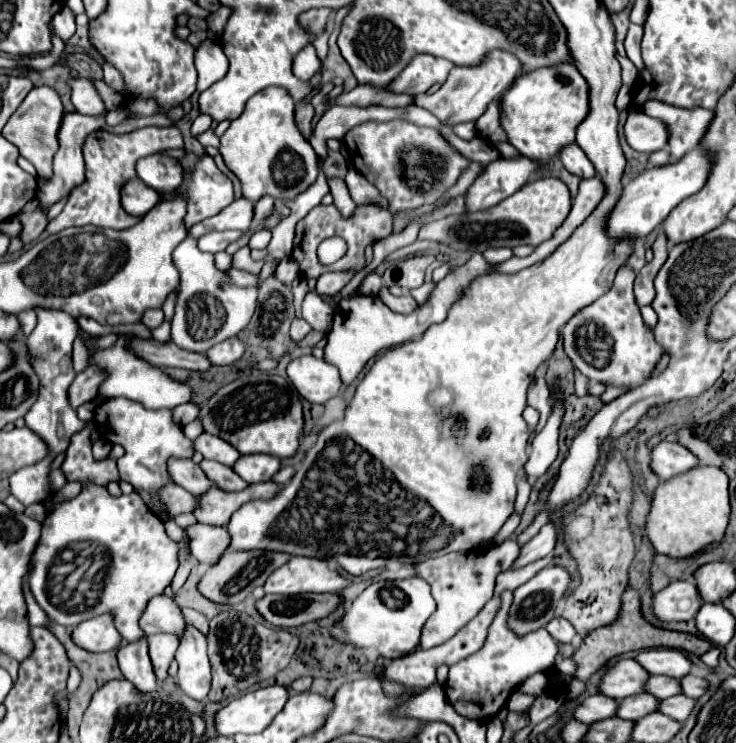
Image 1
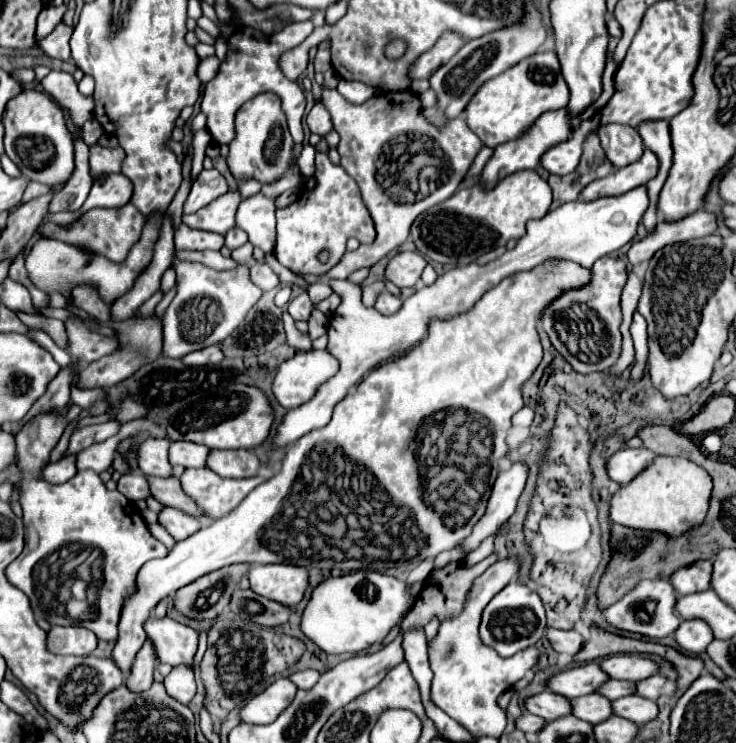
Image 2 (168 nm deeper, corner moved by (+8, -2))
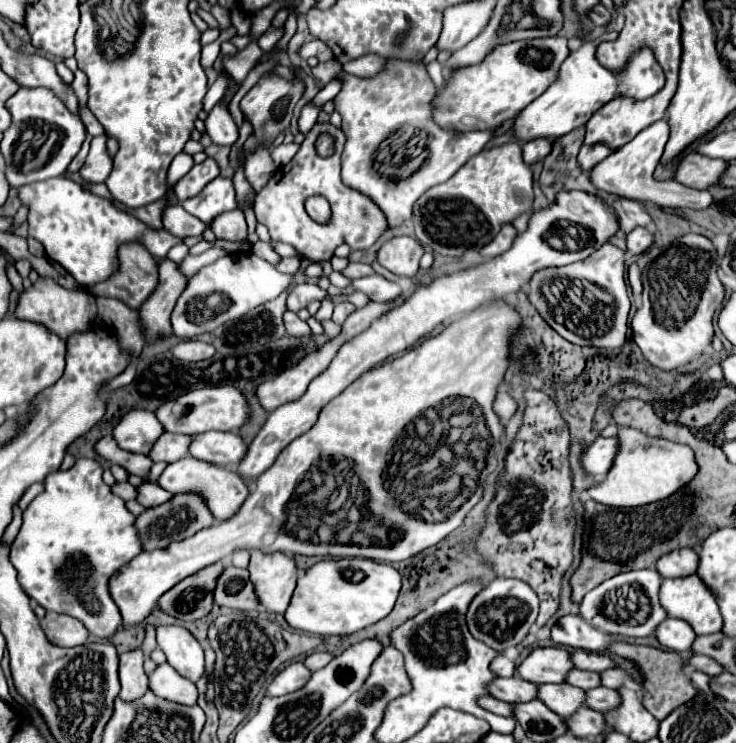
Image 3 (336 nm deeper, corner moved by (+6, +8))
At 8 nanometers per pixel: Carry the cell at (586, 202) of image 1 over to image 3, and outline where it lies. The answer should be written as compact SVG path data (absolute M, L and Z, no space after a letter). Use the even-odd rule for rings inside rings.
M662 118L654 124L650 124L648 128L644 128L642 132L636 134L636 138L632 142L628 142L626 146L618 148L618 152L612 152L608 158L604 158L590 174L592 184L608 194L616 194L616 196L624 196L630 200L642 200L642 202L652 202L658 206L672 206L672 208L694 208L694 210L702 210L708 208L714 198L710 194L710 190L696 190L696 188L686 188L680 186L676 182L658 182L652 178L654 168L664 152L664 144L668 142L670 136L670 124Z

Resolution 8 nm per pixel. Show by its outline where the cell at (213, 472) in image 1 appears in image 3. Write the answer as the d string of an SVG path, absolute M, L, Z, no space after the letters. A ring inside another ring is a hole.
M186 456L182 460L176 460L176 462L168 464L164 468L164 472L160 474L158 484L172 494L176 494L176 492L198 492L198 494L202 494L206 498L206 504L208 504L210 512L214 514L214 518L218 522L224 522L224 520L232 518L240 510L240 506L244 504L246 496L250 494L246 482L236 472L226 470L222 466L202 462L202 460L196 460L192 456Z

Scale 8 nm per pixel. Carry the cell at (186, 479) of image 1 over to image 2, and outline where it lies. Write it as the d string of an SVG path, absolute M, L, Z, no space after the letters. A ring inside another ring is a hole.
M148 438L138 448L138 468L146 476L156 478L170 478L172 476L172 464L168 462L168 440L160 438Z

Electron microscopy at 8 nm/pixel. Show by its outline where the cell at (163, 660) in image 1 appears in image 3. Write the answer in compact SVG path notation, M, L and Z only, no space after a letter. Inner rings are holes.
M142 650L120 654L120 666L118 666L120 684L122 684L120 700L134 702L148 692L148 678L142 668L142 662L144 662Z

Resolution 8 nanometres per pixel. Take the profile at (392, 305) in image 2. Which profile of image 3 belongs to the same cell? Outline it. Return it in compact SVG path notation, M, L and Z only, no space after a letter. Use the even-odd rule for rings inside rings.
M370 274L370 276L362 276L358 280L352 280L354 290L364 292L370 300L376 302L390 302L394 298L398 298L402 294L402 288L378 274Z

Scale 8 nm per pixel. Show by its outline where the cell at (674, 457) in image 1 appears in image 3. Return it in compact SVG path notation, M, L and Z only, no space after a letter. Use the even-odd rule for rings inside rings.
M596 438L590 446L586 446L580 456L584 472L596 480L602 480L614 462L616 446L618 446L616 438Z

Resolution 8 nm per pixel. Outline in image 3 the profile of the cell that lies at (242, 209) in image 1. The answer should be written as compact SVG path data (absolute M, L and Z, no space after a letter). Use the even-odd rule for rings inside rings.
M218 176L214 178L210 184L206 184L206 188L202 188L202 192L190 200L182 202L182 208L200 218L204 224L210 224L214 220L214 216L234 210L236 204L236 192L232 186L230 178Z

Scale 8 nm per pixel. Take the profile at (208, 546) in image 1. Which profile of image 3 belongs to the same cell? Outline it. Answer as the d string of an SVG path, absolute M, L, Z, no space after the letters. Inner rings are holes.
M142 482L138 488L138 502L144 506L144 508L150 508L150 506L158 506L158 504L164 504L172 498L170 492L166 492L164 488L160 488L158 484L152 484L152 482Z

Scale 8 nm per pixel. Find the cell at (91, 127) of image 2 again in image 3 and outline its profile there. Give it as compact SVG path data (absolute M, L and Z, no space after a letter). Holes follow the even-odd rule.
M96 136L90 140L90 152L84 166L78 170L88 182L104 182L112 170L112 158L106 152L106 136Z

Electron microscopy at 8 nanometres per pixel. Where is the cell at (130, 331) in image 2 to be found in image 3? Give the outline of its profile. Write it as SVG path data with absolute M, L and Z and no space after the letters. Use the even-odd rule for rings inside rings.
M170 258L158 262L160 280L156 290L152 292L150 300L140 306L140 320L144 324L146 342L154 342L158 336L168 336L172 332L170 326L170 312L184 292L188 278L180 272L180 266Z

